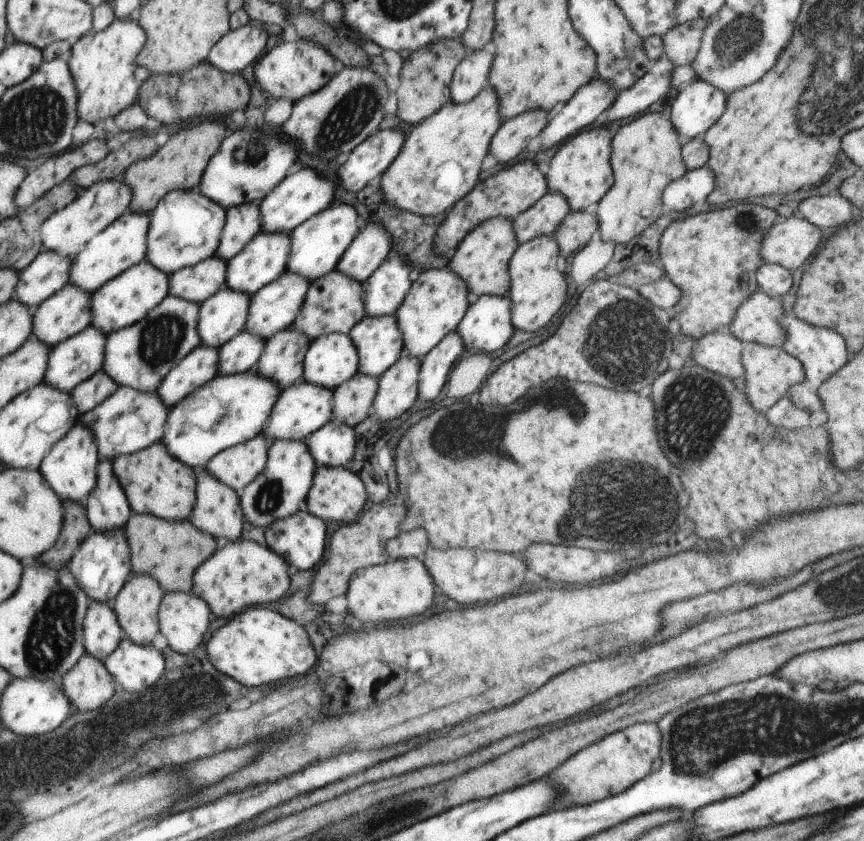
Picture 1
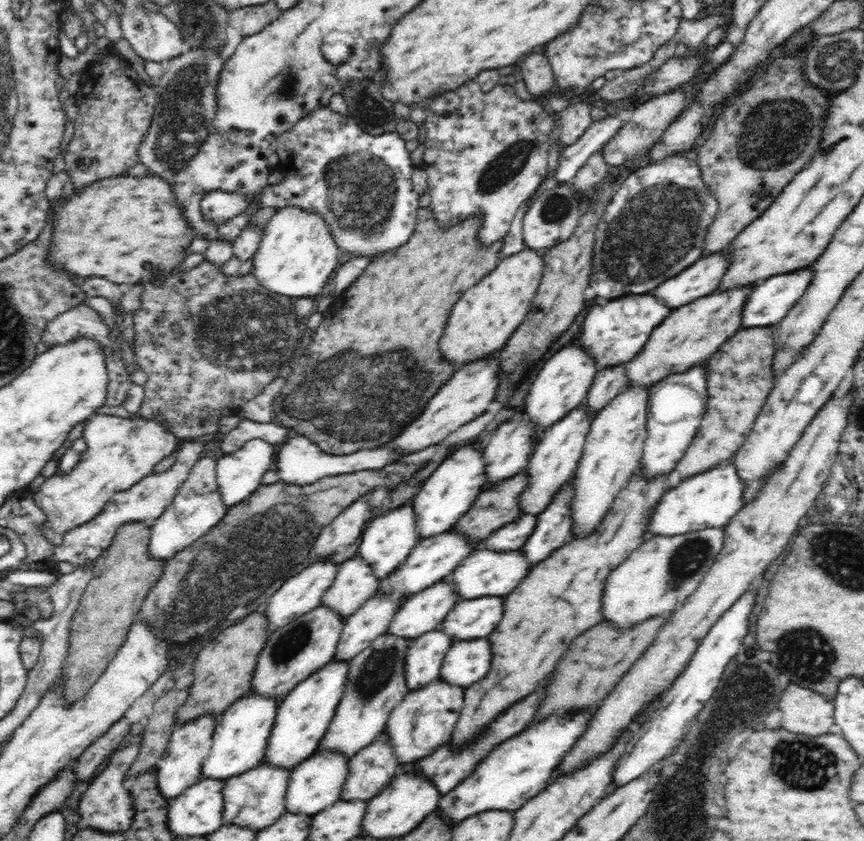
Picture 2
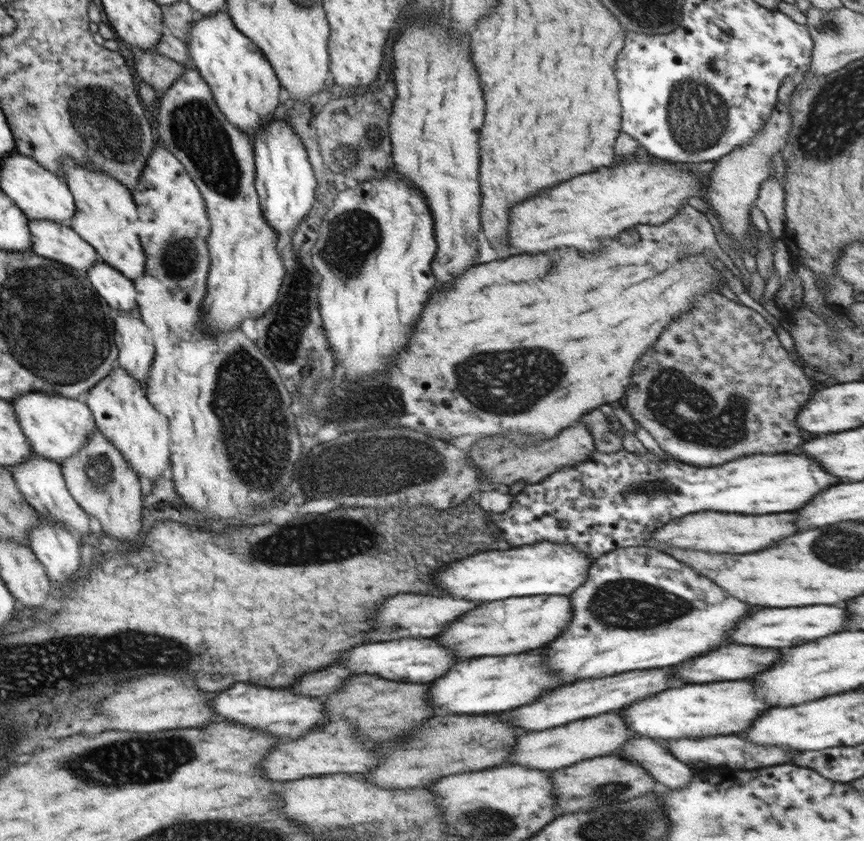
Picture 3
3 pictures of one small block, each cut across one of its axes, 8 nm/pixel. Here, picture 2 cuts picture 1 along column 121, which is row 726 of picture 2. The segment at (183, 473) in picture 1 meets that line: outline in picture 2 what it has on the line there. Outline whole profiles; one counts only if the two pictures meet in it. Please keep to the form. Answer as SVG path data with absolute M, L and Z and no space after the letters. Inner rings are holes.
M638 468L636 472L634 472L629 477L630 482L625 483L624 489L620 490L620 494L616 496L616 499L609 506L609 509L605 511L605 515L601 518L601 521L597 524L596 527L593 528L590 532L585 532L580 534L580 536L573 536L572 539L569 539L567 543L564 543L561 547L557 547L556 550L553 550L545 560L542 560L538 566L535 566L530 570L530 572L526 575L526 578L518 584L518 586L512 590L512 592L508 593L505 596L504 602L504 614L502 616L502 620L496 626L496 630L493 630L487 637L491 641L492 647L492 660L491 660L491 669L488 671L488 674L481 678L478 682L471 684L468 688L465 689L464 692L464 707L462 712L460 712L460 716L456 722L454 733L450 738L450 743L454 744L464 744L468 743L473 736L476 736L486 724L491 723L493 719L497 717L502 711L508 709L514 702L519 700L520 698L524 698L527 694L532 694L532 691L536 691L542 684L540 684L540 680L544 680L546 676L548 676L548 672L552 672L554 668L556 668L556 664L558 664L558 660L562 658L562 654L566 653L568 648L570 648L572 644L572 640L575 640L576 637L579 637L585 630L592 628L596 623L600 623L603 618L603 592L604 586L607 584L608 575L614 571L633 551L636 550L636 547L639 547L649 536L647 534L648 525L651 522L651 516L655 513L656 506L659 505L660 500L663 498L665 493L668 493L670 488L670 482L668 481L667 475L658 475L656 478L652 478L652 476L648 476L642 470L642 468Z

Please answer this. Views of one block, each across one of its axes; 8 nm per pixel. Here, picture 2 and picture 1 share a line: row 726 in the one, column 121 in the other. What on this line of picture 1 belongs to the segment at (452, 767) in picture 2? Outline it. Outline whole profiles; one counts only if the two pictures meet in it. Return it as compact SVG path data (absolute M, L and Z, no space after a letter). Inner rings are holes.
M99 459L96 486L84 505L89 523L95 531L124 528L132 515L126 492L115 476L113 460Z

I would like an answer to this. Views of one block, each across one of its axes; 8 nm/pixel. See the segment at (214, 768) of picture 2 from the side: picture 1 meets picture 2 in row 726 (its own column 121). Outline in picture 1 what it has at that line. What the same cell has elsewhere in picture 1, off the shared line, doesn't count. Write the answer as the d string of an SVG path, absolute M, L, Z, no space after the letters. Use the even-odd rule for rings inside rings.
M128 210L110 226L88 242L85 249L73 258L69 282L94 295L104 283L122 274L127 268L142 263L148 255L148 234L151 226L150 214Z

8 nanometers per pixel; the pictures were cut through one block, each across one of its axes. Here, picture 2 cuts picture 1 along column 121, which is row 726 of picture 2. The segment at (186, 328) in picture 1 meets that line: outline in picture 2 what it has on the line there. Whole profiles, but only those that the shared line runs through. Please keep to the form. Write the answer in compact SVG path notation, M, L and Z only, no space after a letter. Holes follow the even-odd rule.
M390 631L375 638L370 646L365 647L360 654L349 660L350 676L348 677L347 690L340 698L339 709L332 717L331 725L328 726L327 733L323 740L319 742L319 748L334 748L336 751L342 751L351 759L359 750L368 746L376 737L387 727L392 709L396 708L400 701L408 694L407 677L404 674L404 660L407 657L408 649L411 648L411 639L404 636L393 635Z

